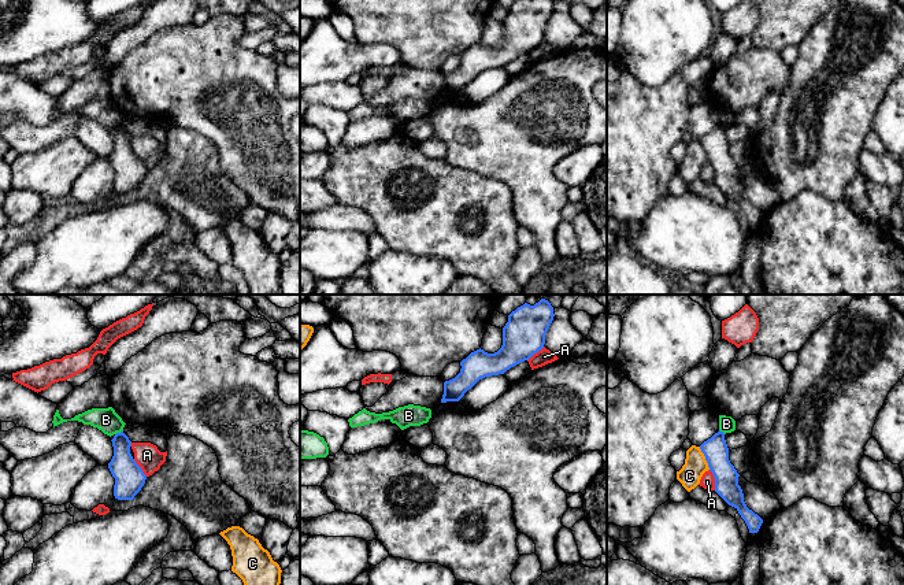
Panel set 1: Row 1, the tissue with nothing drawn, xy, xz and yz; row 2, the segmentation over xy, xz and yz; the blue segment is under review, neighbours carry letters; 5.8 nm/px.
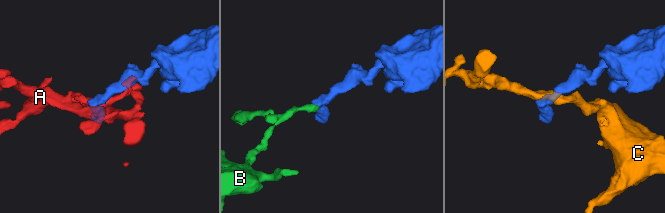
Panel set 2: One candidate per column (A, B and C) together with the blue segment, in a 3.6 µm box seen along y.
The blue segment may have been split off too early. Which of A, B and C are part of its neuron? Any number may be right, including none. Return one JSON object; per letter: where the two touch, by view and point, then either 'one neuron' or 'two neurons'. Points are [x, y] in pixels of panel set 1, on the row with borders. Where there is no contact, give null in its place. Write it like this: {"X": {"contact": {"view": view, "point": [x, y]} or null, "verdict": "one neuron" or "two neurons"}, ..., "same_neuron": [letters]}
{"A": {"contact": {"view": "yz", "point": [715, 480]}, "verdict": "two neurons"}, "B": {"contact": {"view": "xy", "point": [118, 433]}, "verdict": "two neurons"}, "C": {"contact": {"view": "yz", "point": [706, 458]}, "verdict": "two neurons"}, "same_neuron": []}

